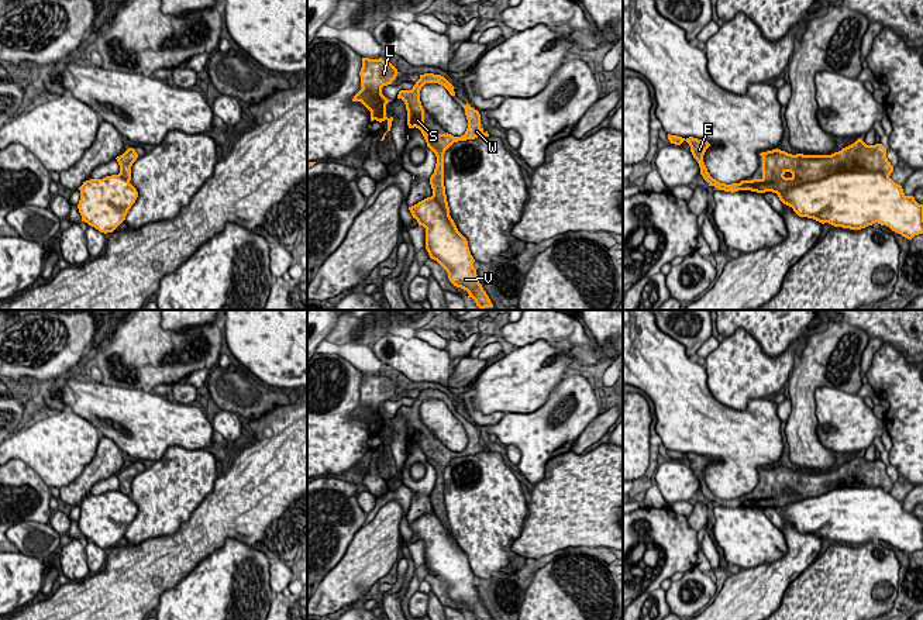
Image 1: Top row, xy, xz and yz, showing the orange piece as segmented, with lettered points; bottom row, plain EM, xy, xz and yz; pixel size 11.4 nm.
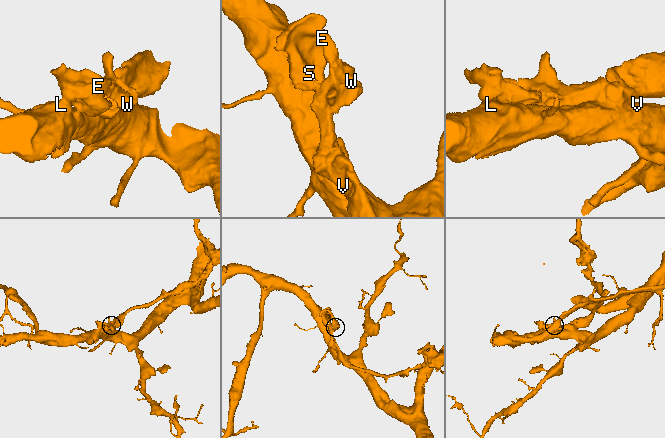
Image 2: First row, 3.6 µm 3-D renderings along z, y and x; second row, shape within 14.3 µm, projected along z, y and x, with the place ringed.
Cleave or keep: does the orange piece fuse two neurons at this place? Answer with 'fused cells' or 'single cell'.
fused cells

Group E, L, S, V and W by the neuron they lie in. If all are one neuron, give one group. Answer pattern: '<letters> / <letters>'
E S W / L V

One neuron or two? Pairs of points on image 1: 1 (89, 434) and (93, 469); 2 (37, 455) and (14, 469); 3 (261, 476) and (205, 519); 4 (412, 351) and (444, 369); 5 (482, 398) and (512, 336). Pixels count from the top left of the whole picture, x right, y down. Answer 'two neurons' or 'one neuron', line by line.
1: two neurons
2: two neurons
3: one neuron
4: one neuron
5: two neurons

